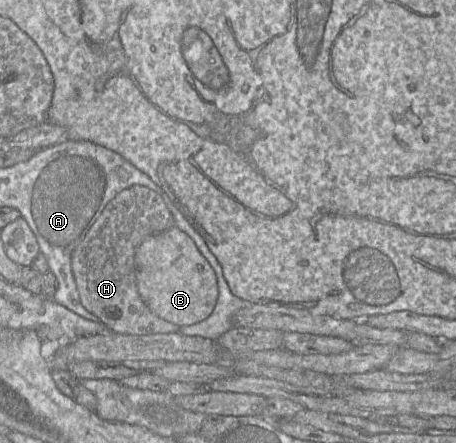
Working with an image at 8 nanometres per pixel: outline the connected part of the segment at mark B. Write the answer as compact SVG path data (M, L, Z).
M178 227L144 239L136 250L135 264L139 295L160 318L182 327L212 314L219 296L215 271L192 238Z

